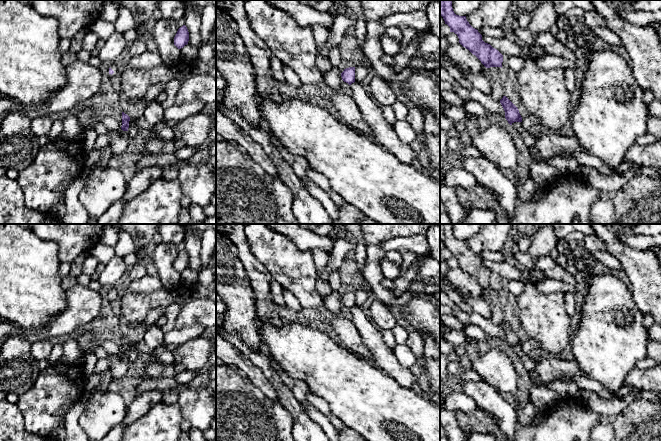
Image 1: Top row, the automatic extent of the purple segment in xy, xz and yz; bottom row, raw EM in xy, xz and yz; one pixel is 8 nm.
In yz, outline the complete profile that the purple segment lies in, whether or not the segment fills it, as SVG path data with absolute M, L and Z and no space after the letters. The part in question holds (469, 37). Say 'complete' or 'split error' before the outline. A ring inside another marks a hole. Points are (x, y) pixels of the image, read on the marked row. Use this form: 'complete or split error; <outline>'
complete; M440 0L440 15L450 27L450 32L458 36L459 43L475 55L486 68L502 68L503 55L482 40L482 35L469 24L466 16L454 13L452 0Z

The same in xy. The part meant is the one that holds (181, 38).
complete; M185 25L180 27L174 37L174 45L178 48L181 49L185 45L188 44L189 41L189 32L188 29Z

